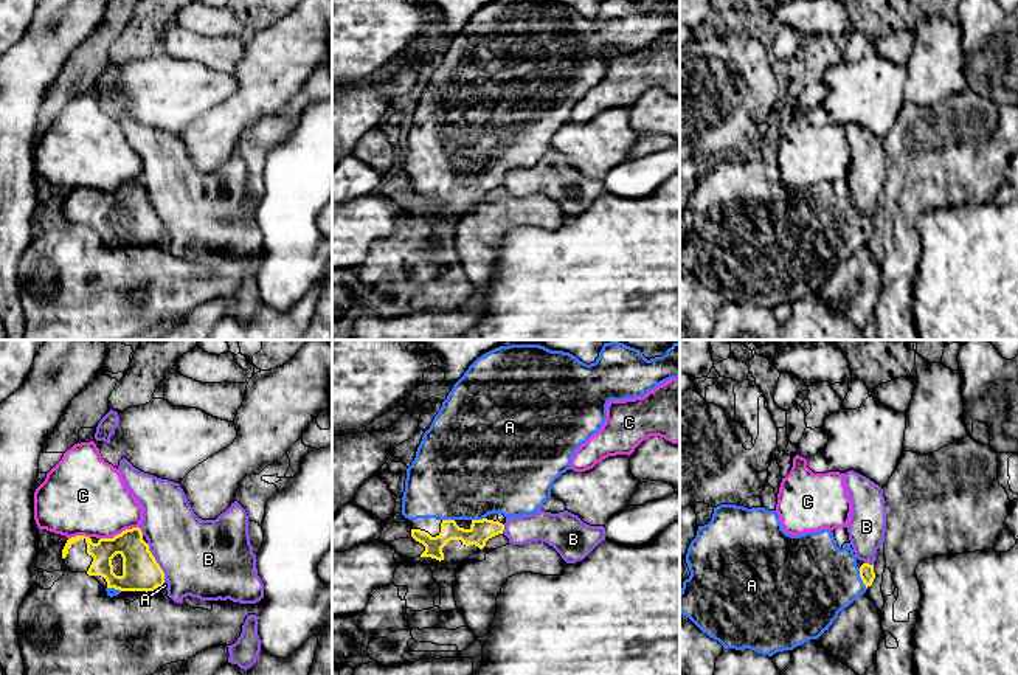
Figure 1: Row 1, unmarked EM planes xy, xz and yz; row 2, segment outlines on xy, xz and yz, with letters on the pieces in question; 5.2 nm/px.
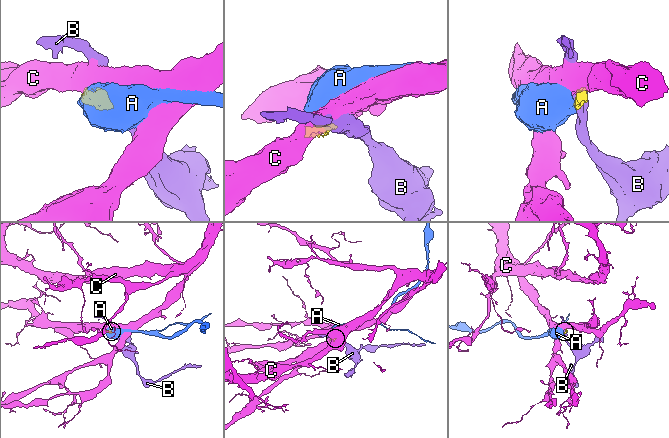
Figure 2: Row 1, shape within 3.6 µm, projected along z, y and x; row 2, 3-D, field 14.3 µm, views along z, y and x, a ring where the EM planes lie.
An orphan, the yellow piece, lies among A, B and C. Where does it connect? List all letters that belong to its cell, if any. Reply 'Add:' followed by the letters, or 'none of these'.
Add: A

